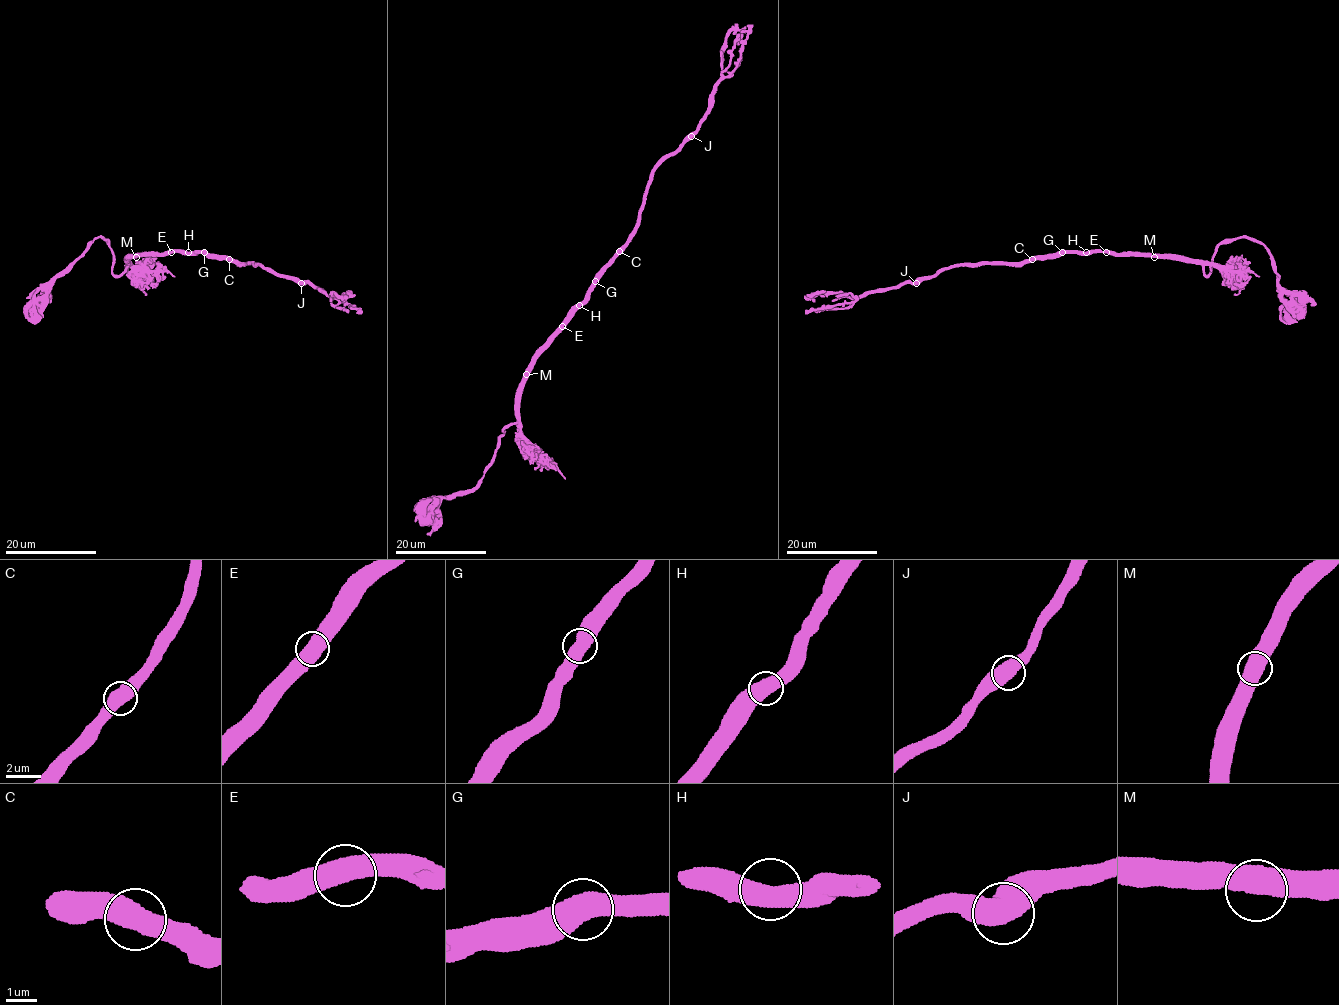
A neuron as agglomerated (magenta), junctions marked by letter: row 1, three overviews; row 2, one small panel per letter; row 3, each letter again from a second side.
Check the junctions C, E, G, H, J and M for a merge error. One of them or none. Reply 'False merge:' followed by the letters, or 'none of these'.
False merge: none of these

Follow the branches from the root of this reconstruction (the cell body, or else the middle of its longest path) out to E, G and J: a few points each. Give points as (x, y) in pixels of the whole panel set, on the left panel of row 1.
E: (29, 310), (96, 237), (102, 237), (111, 249), (114, 275), (120, 275), (134, 256), (171, 252)
G: (29, 310), (46, 295), (53, 281), (99, 236), (113, 254), (114, 275), (120, 275), (134, 256), (204, 252)
J: (29, 310), (99, 236), (113, 254), (114, 275), (134, 256), (203, 252), (262, 265), (301, 283)

